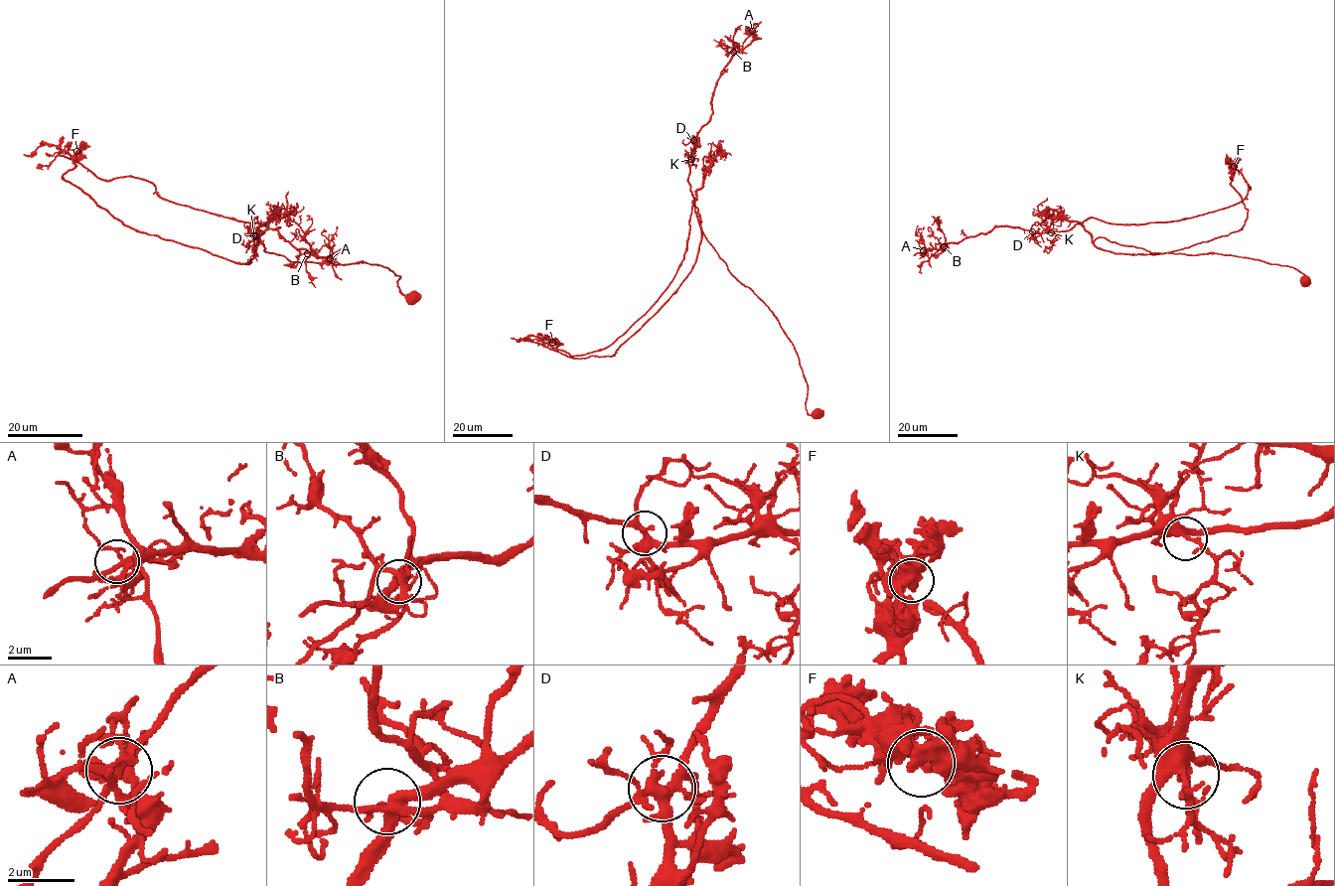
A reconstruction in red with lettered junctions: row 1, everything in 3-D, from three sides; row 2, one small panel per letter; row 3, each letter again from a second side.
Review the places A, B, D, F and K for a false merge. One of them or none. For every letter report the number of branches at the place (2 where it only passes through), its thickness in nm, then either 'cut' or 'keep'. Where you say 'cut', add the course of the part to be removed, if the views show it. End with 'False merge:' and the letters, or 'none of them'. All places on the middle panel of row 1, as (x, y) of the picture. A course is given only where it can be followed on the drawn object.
A: 7 | 240 nm | keep
B: 4 | 360 nm | keep
D: 7 | 340 nm | keep
F: 4 | 320 nm | cut | (552, 342), (538, 342), (573, 358), (614, 354), (690, 271), (700, 225), (688, 160), (747, 31)
K: 5 | 360 nm | keep
False merge: F

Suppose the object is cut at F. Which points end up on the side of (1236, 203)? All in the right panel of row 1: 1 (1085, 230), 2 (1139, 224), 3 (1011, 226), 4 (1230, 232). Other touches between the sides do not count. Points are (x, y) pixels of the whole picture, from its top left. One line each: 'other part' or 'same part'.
1: other part
2: same part
3: same part
4: other part

